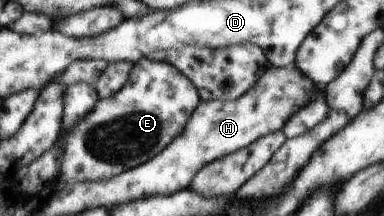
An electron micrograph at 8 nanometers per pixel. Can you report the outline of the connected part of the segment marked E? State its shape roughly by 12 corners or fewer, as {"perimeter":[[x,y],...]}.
{"perimeter":[[133,61],[113,98],[57,139],[59,182],[161,154],[201,102],[173,64]]}

